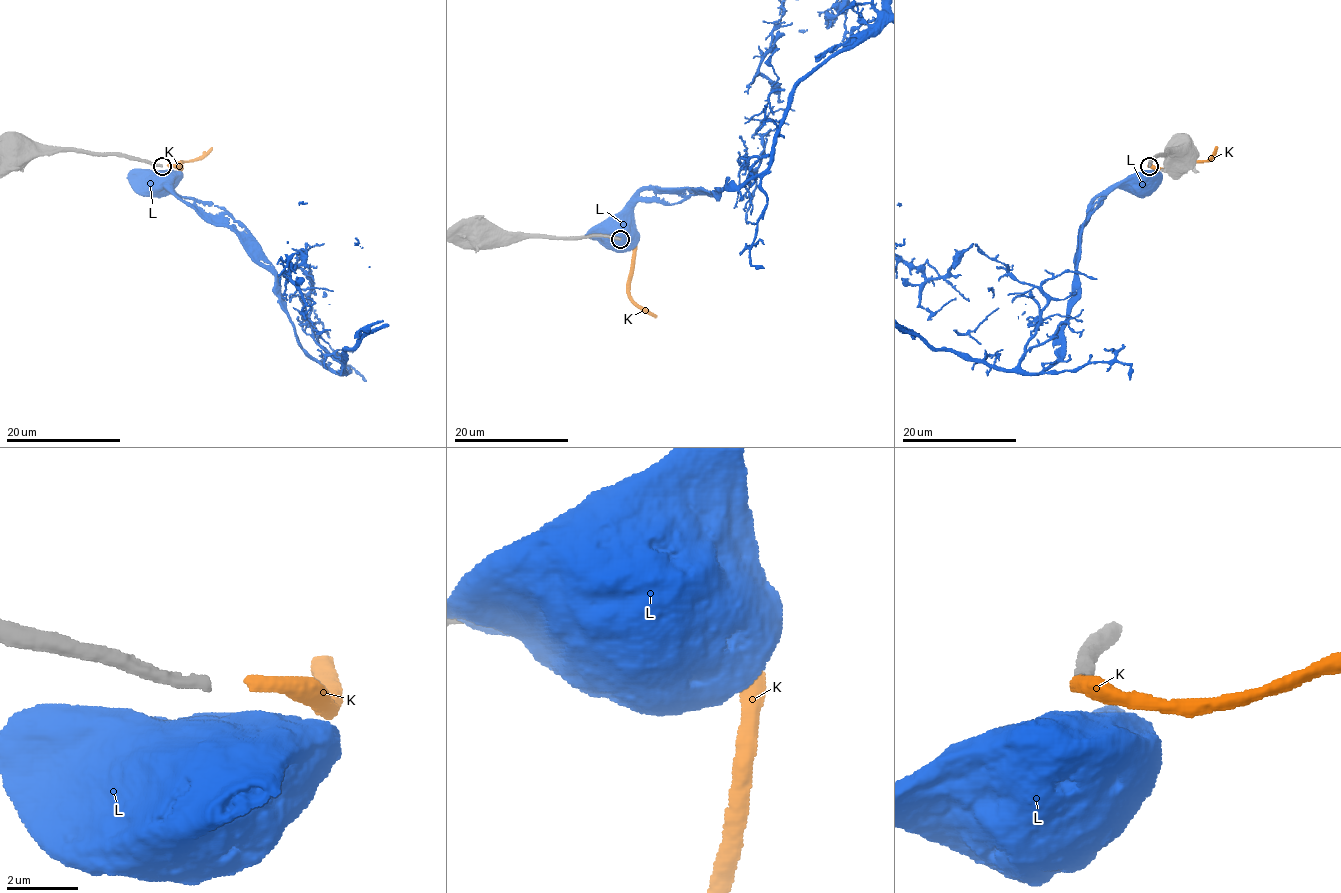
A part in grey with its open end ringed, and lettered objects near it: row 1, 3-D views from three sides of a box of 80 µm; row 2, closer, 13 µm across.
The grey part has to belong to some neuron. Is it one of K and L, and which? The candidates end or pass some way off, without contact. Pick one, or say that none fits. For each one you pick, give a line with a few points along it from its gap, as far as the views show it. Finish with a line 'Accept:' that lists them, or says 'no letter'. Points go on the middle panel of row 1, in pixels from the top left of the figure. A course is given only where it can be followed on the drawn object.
K: Its course: (626, 239), (633, 251), (630, 297), (657, 317)
Accept: K

